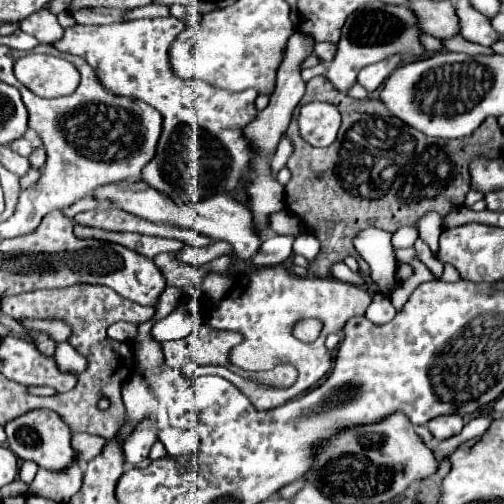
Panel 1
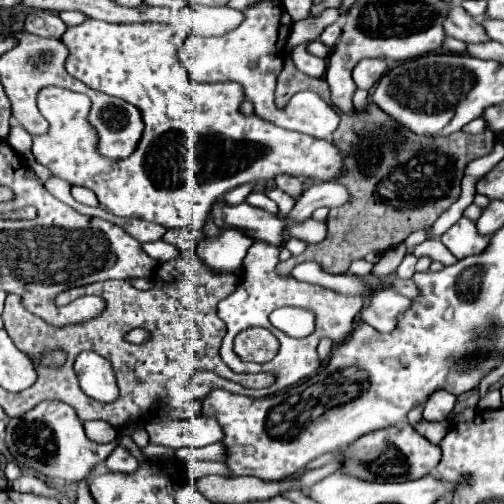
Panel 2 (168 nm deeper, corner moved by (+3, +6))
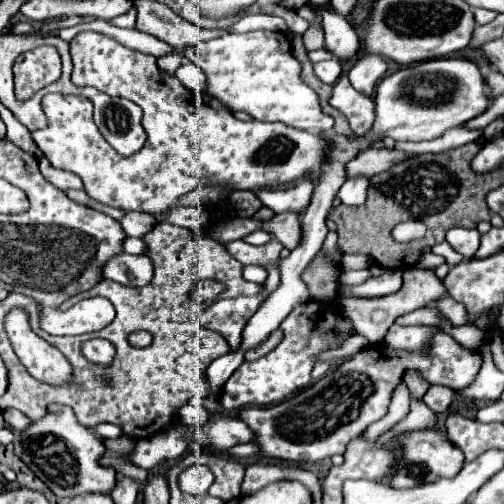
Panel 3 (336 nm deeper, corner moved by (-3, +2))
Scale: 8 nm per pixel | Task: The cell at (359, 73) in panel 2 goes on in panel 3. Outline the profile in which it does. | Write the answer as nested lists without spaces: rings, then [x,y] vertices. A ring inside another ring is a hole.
[[[369,54],[369,56],[361,56],[353,64],[353,68],[349,70],[347,78],[349,78],[349,82],[351,82],[351,86],[355,90],[371,96],[375,86],[377,86],[377,82],[385,76],[385,72],[387,72],[387,62],[381,56]]]

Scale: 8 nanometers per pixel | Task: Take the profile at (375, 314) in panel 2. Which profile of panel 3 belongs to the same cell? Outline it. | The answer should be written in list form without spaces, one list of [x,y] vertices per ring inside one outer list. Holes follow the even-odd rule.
[[[425,306],[415,312],[409,312],[405,316],[399,316],[395,324],[399,326],[439,326],[445,316],[435,306]]]

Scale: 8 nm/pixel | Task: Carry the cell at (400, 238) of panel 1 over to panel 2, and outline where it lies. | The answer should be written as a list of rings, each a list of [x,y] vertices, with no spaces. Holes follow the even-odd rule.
[[[399,244],[399,246],[391,248],[391,250],[385,252],[385,254],[381,256],[381,260],[373,266],[371,276],[375,276],[375,278],[385,278],[385,276],[395,274],[395,268],[401,264],[403,256],[405,256],[405,244]]]

